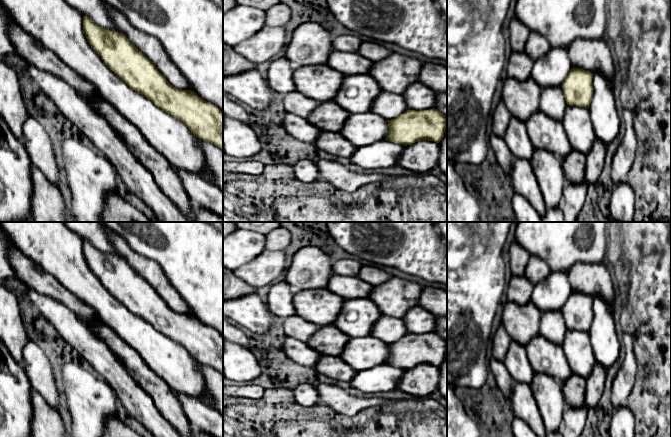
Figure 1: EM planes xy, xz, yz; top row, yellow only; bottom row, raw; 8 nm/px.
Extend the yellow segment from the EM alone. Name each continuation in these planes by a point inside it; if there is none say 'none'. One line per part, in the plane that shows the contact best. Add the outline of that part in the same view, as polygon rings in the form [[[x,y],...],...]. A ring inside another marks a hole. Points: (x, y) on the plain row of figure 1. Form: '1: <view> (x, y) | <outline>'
none

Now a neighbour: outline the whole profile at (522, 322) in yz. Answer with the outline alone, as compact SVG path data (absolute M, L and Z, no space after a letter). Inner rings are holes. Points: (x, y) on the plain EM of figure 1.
M507 301L501 323L512 341L526 347L540 332L540 317L540 310L532 301L524 305Z

